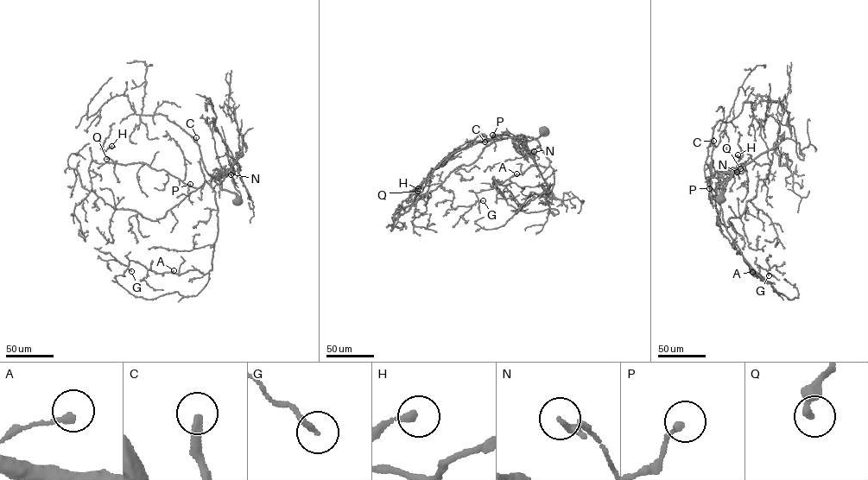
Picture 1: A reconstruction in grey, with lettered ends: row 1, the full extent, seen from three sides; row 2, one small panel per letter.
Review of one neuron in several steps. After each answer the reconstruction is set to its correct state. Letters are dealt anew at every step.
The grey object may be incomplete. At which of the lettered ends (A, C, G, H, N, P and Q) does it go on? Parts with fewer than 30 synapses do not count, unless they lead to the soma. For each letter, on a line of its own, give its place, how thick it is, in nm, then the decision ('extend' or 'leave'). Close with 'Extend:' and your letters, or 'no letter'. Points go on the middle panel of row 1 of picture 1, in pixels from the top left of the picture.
A: (516, 173) | 200 nm | leave
C: (484, 142) | 280 nm | extend
G: (483, 200) | 190 nm | leave
H: (418, 188) | 240 nm | leave
N: (534, 151) | 220 nm | leave
P: (492, 135) | 220 nm | leave
Q: (417, 191) | 280 nm | leave
Extend: C

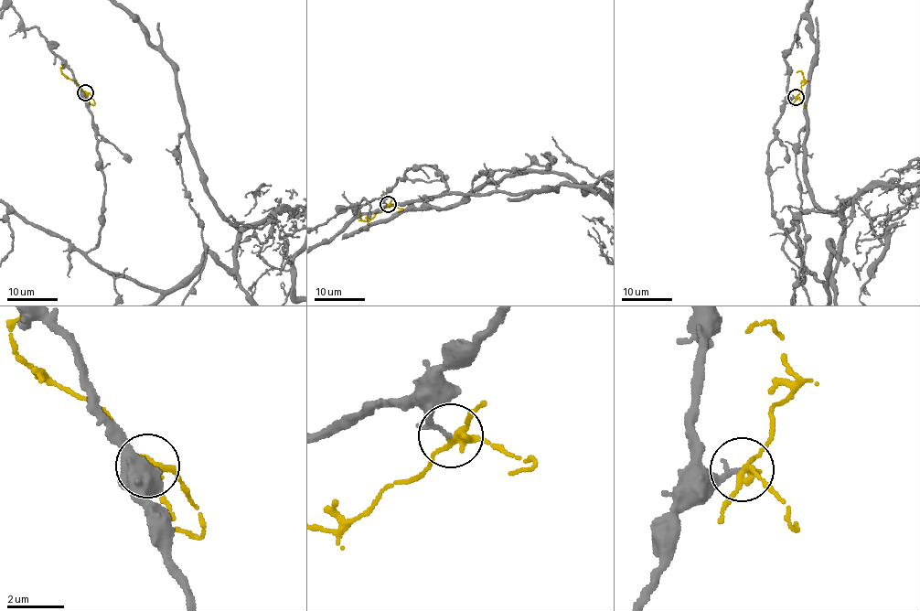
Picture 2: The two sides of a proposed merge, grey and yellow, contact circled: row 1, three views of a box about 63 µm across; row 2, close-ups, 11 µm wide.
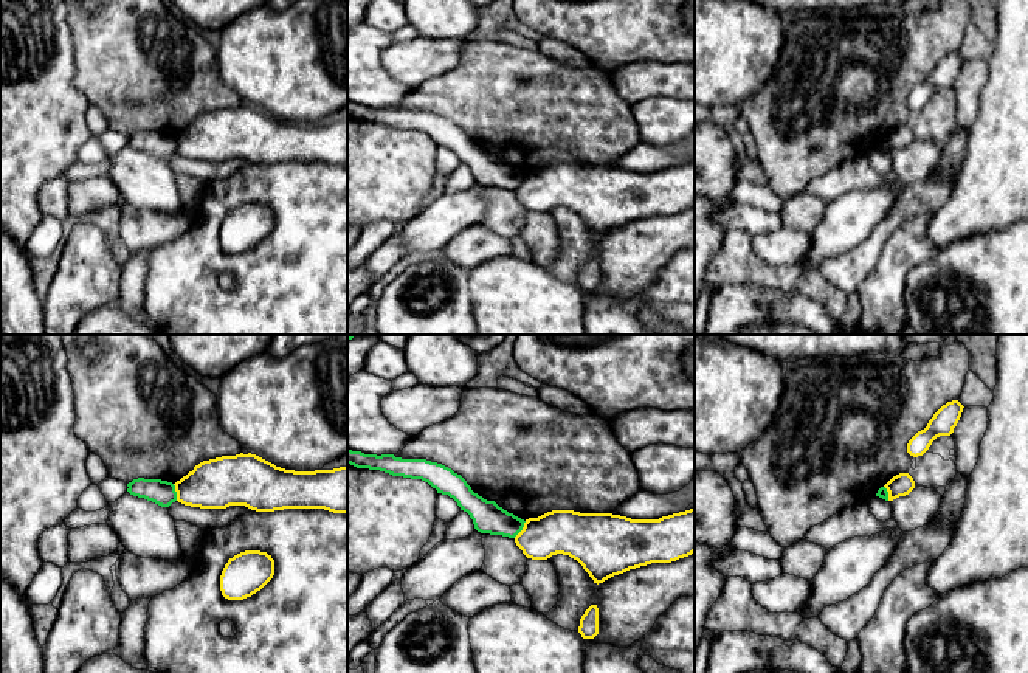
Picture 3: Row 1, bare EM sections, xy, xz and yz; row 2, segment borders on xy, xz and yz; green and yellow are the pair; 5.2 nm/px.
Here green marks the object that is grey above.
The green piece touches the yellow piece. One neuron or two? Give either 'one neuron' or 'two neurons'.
two neurons

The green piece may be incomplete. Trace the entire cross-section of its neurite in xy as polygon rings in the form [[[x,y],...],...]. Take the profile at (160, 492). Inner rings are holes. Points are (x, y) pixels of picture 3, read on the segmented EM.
[[[138,478],[129,482],[127,487],[130,495],[144,498],[161,507],[169,507],[177,501],[175,485],[167,481]]]

